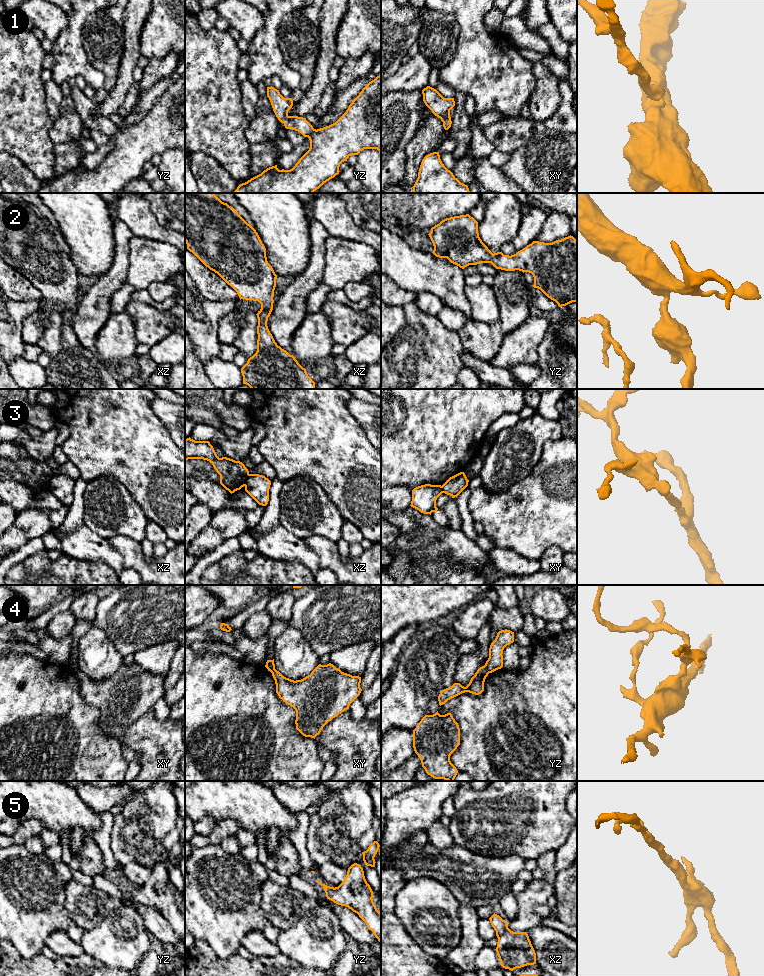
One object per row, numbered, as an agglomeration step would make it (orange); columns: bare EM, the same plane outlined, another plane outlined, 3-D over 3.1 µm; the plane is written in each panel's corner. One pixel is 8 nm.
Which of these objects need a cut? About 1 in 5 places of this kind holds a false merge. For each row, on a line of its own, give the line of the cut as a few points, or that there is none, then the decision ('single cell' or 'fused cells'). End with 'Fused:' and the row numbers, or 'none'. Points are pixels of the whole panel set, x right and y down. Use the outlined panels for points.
1: no cut | single cell
2: no cut | single cell
3: xz (249, 474), (244, 485) | fused cells
4: yz (484, 665), (489, 672) | fused cells
5: no cut | single cell
Fused: 3, 4

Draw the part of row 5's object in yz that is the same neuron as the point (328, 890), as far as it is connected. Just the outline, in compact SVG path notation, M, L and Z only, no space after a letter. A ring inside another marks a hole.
M354 863L348 868L344 881L338 887L316 882L323 886L327 899L357 913L381 943L381 913L373 902L373 891L359 864Z

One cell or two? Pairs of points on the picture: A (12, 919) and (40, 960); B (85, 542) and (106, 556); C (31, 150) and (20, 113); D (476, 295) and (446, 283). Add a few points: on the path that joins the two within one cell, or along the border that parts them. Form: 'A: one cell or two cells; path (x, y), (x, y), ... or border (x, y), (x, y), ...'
A: two cells; border (15, 947), (24, 957), (34, 957), (40, 953)
B: one cell; path (90, 547), (101, 551)
C: one cell; path (29, 141), (20, 126), (20, 122)
D: two cells; border (466, 286), (466, 297), (472, 314)

